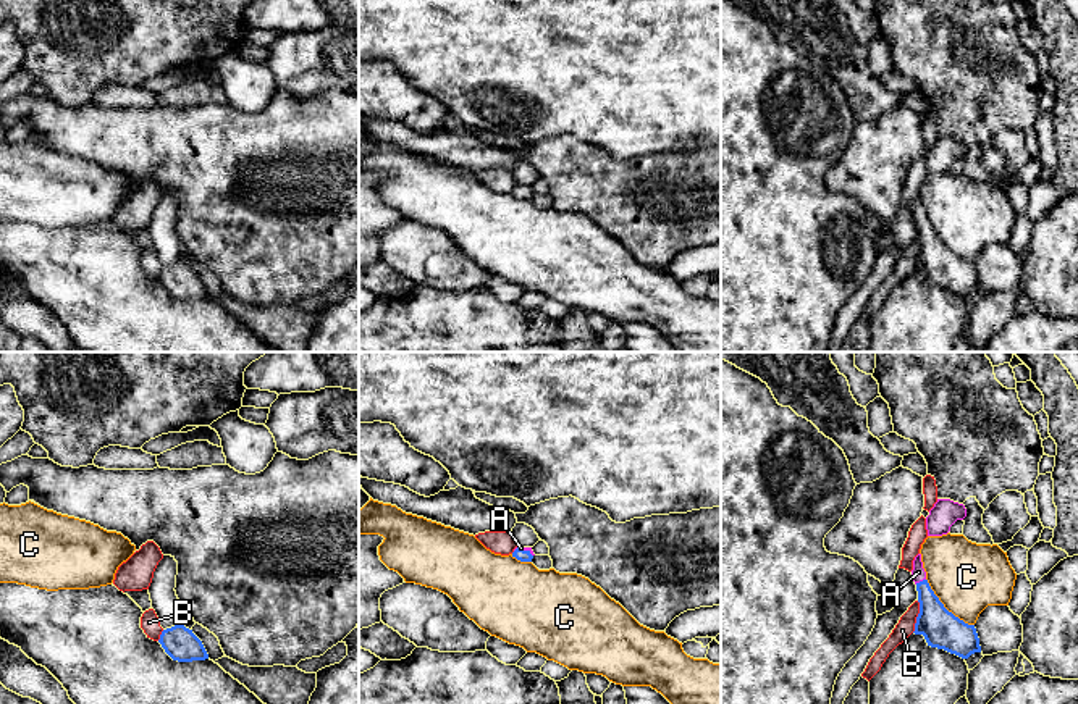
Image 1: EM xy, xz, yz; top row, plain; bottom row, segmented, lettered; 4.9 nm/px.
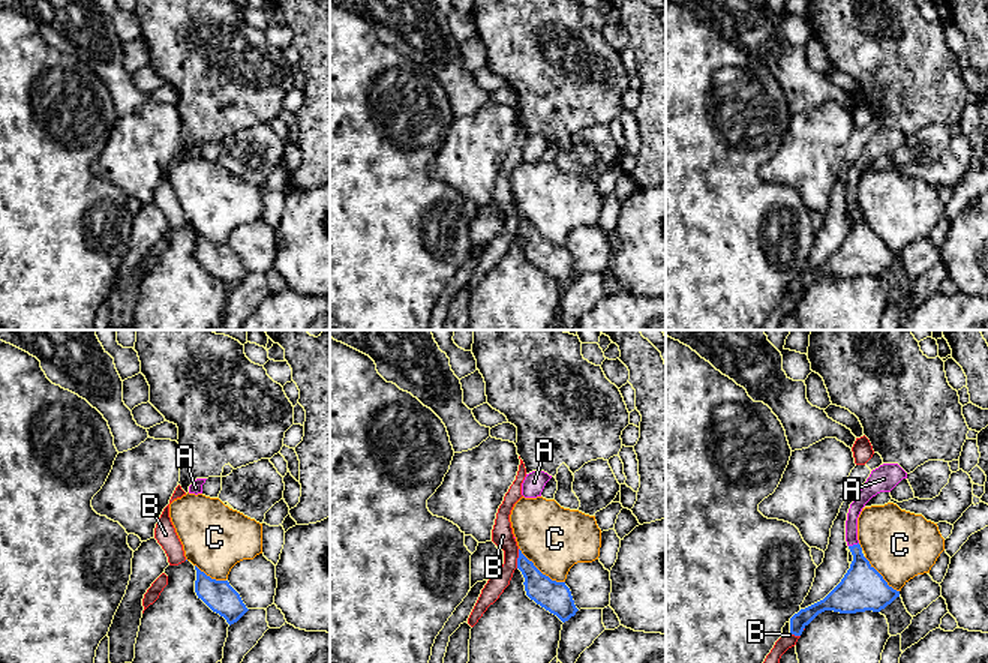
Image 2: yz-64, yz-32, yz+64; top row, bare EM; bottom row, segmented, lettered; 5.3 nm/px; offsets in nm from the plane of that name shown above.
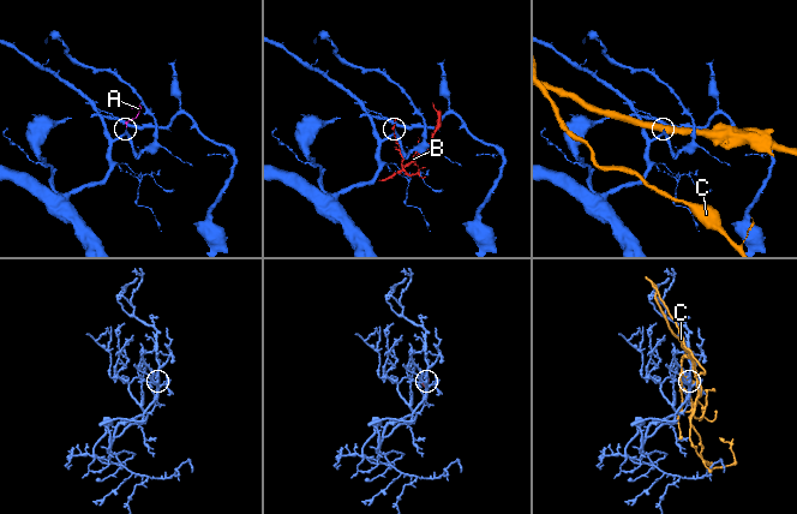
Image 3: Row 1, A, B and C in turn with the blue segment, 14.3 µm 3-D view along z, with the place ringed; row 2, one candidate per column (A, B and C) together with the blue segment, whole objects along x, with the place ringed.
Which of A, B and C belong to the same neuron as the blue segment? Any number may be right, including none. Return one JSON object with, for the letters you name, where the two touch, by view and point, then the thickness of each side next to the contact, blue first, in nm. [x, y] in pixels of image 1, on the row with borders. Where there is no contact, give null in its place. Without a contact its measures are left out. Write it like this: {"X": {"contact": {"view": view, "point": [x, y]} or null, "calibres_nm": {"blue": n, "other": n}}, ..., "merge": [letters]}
{"A": {"contact": {"view": "yz", "point": [920, 582]}, "calibres_nm": {"blue": 190, "other": 70}}, "merge": ["A"]}

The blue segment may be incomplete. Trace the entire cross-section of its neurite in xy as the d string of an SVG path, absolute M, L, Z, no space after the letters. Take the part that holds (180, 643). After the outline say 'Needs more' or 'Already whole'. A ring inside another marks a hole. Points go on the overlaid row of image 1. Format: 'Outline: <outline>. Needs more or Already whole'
Outline: M178 623L162 631L158 643L178 662L205 660L208 654L192 630Z. Already whole

